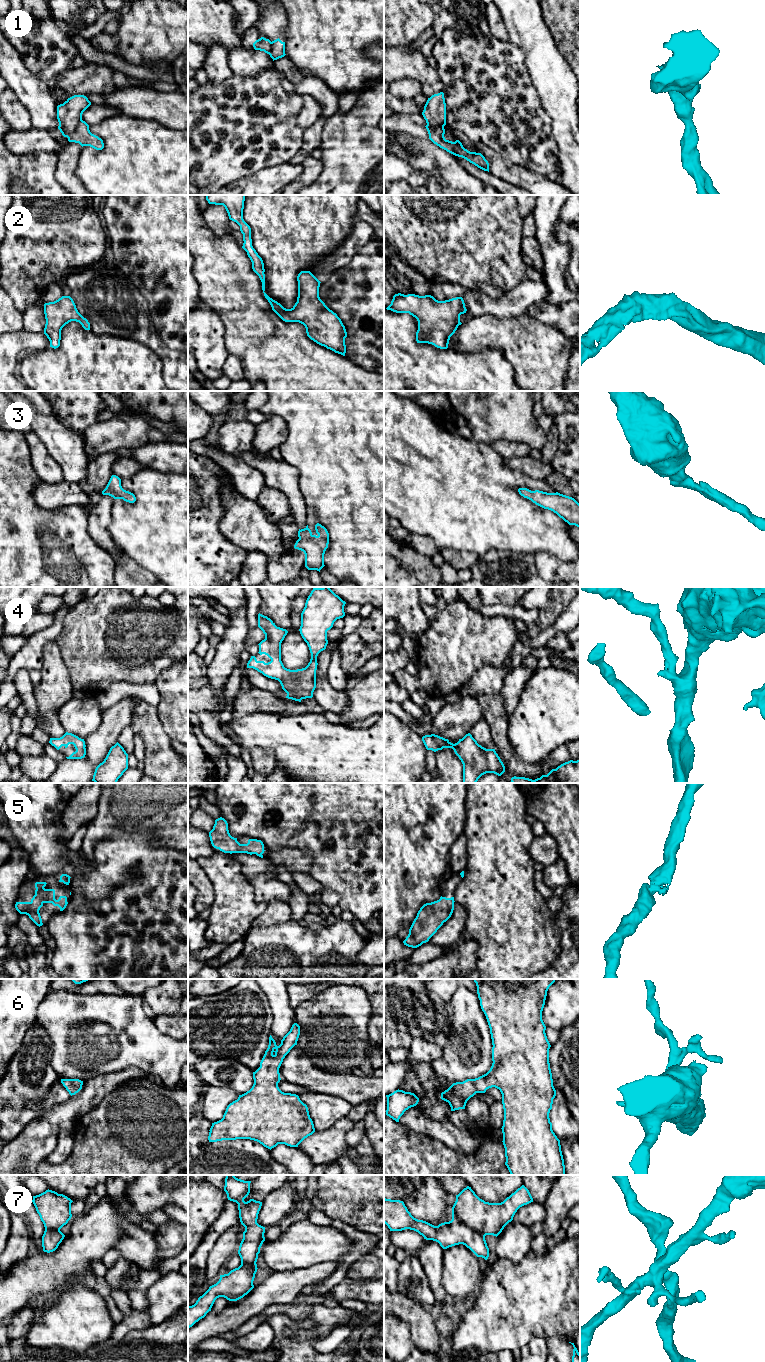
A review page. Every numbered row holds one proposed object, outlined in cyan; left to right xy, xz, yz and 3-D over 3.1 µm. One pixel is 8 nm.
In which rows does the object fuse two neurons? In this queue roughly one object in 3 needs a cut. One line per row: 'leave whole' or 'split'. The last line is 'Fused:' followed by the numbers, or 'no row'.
1: split
2: leave whole
3: leave whole
4: leave whole
5: leave whole
6: leave whole
7: split
Fused: 1, 7

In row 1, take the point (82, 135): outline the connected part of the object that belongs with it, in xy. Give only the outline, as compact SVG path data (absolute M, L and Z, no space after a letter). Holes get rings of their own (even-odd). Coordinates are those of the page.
M81 120L74 132L67 137L69 142L79 143L83 146L90 146L96 150L102 150L104 143L101 138L92 134L89 130L89 125Z

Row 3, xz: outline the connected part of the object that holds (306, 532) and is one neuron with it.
M321 524L315 525L316 533L313 535L308 525L304 529L299 529L298 537L294 548L301 550L305 554L305 567L308 570L320 570L324 565L324 554L329 544L329 533Z

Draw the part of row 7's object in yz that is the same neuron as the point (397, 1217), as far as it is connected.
M384 1198L384 1223L390 1231L410 1229L418 1232L426 1240L433 1240L443 1249L463 1244L477 1257L489 1257L485 1236L467 1225L452 1219L438 1226L414 1218L403 1201Z

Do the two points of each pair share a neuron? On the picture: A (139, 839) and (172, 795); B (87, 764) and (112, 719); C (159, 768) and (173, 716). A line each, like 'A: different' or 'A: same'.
A: different
B: same
C: different

